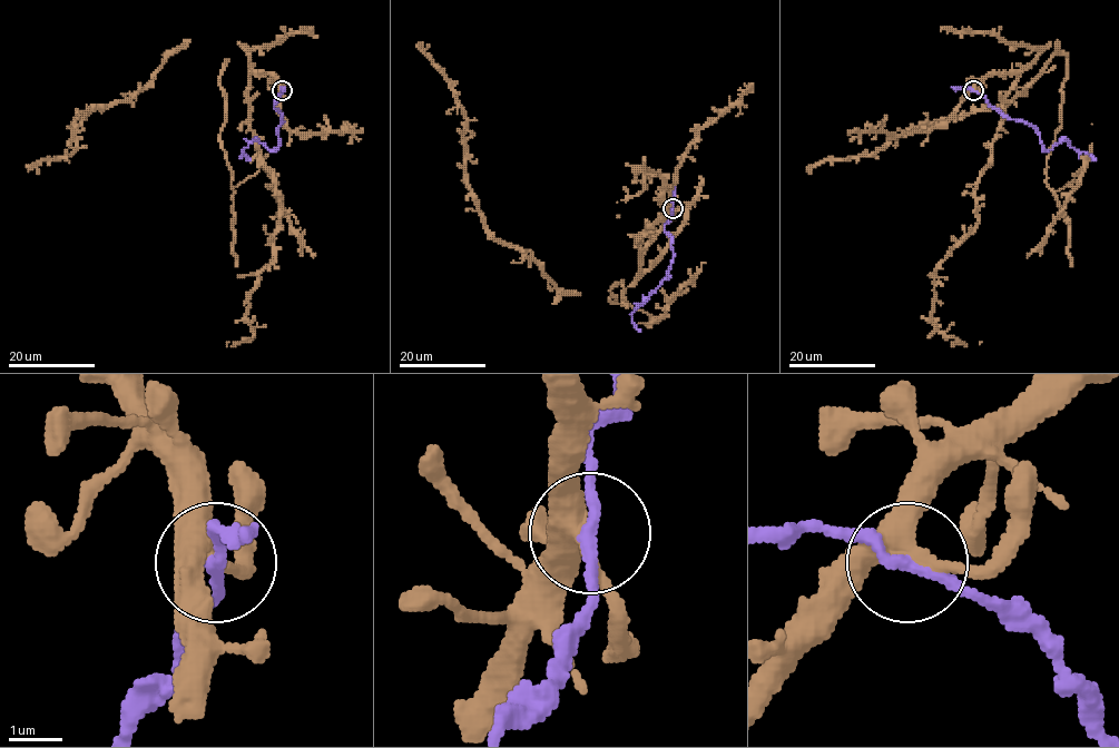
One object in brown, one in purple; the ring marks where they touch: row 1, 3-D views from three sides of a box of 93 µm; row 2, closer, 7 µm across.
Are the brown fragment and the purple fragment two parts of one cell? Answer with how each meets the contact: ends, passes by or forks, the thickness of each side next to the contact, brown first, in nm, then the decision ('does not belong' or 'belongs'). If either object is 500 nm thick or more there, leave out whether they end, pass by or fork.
brown forks; purple passes by; calibres 300 and 190 nm; does not belong

